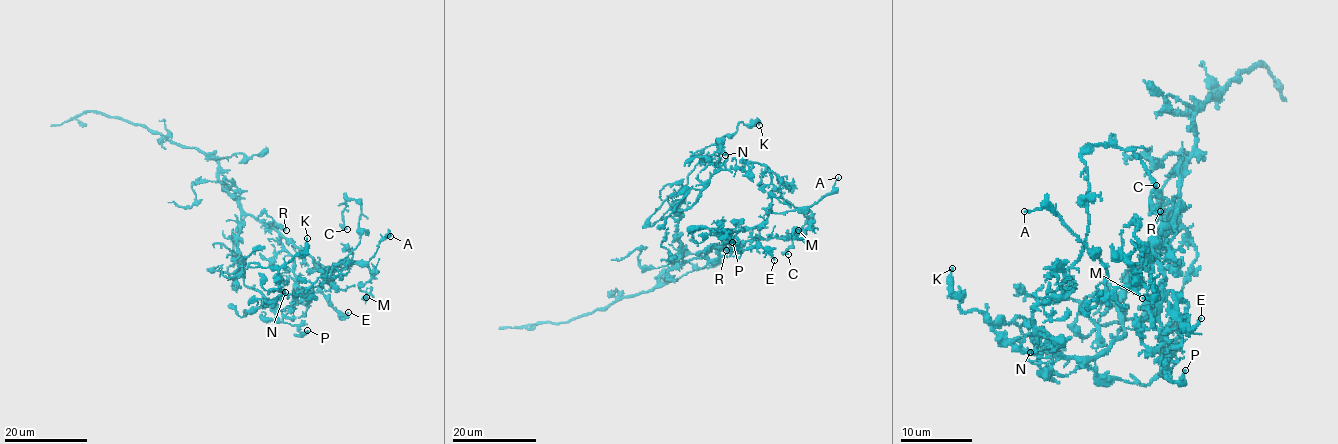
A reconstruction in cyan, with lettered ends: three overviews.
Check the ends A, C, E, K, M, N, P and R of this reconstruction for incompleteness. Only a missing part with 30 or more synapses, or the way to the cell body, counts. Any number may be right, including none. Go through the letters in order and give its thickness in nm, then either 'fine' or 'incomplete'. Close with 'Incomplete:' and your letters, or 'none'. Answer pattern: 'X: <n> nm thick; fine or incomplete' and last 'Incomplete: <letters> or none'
A: 130 nm thick; fine
C: 360 nm thick; fine
E: 200 nm thick; fine
K: 180 nm thick; fine
M: 200 nm thick; fine
N: 80 nm thick; fine
P: 180 nm thick; fine
R: 260 nm thick; fine
Incomplete: none

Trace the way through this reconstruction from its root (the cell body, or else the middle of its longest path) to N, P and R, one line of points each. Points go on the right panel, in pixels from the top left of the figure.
N: (1130, 278), (1120, 300), (1124, 334), (1108, 348), (1088, 358), (1050, 348), (1024, 350), (1030, 352)
P: (1130, 278), (1178, 215), (1173, 196), (1157, 255), (1159, 350), (1172, 381), (1185, 370)
R: (1130, 278), (1145, 247), (1178, 215), (1179, 201), (1152, 192), (1149, 201), (1160, 211)

